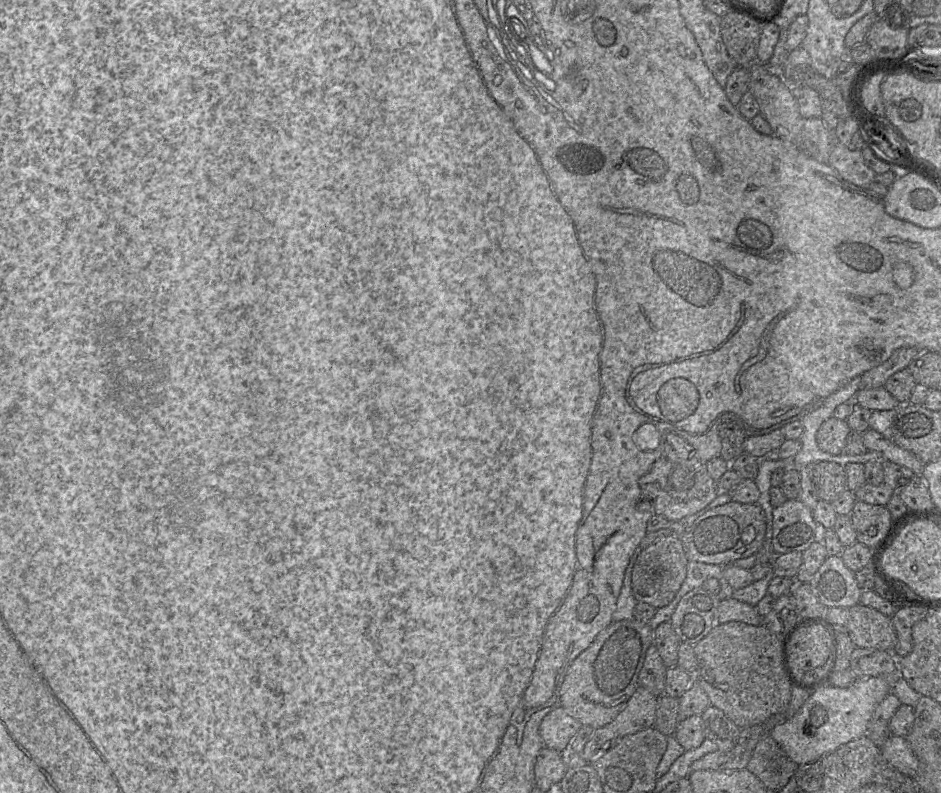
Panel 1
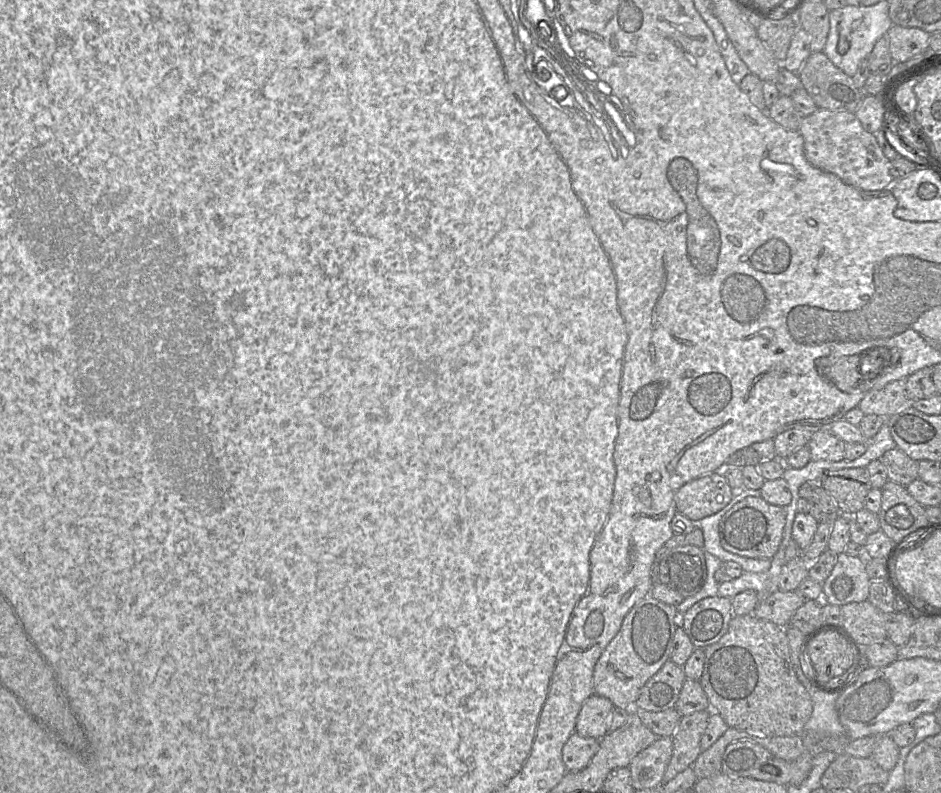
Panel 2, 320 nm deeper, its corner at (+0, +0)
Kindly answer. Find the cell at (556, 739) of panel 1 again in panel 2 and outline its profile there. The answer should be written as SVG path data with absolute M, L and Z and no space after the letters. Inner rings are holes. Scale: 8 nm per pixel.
M592 694L582 704L575 733L582 737L602 739L609 732L609 718L613 709L614 705L608 698Z

